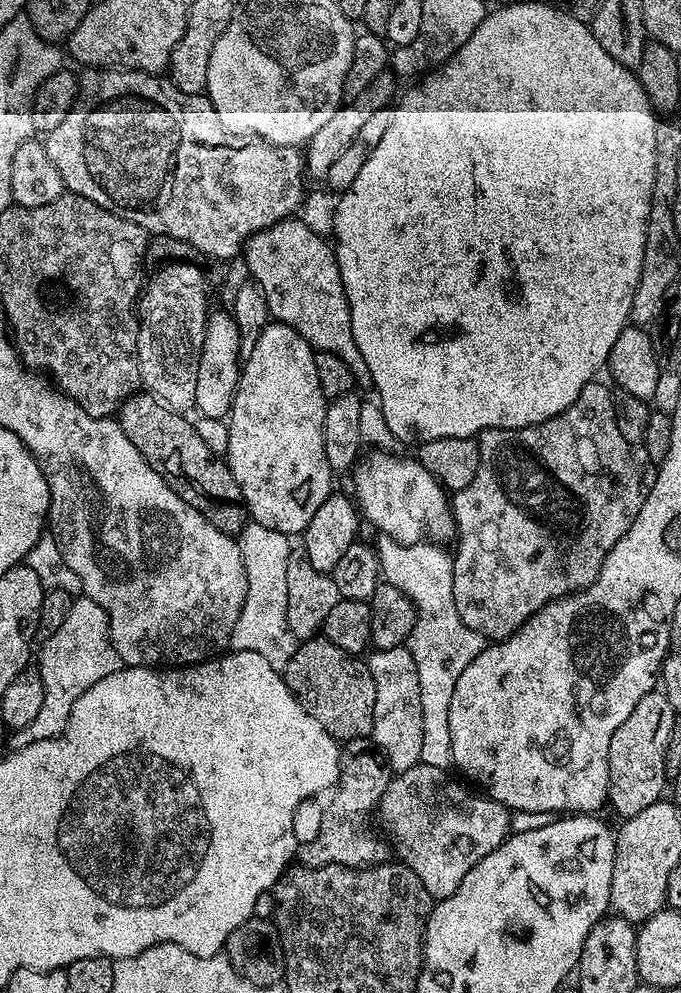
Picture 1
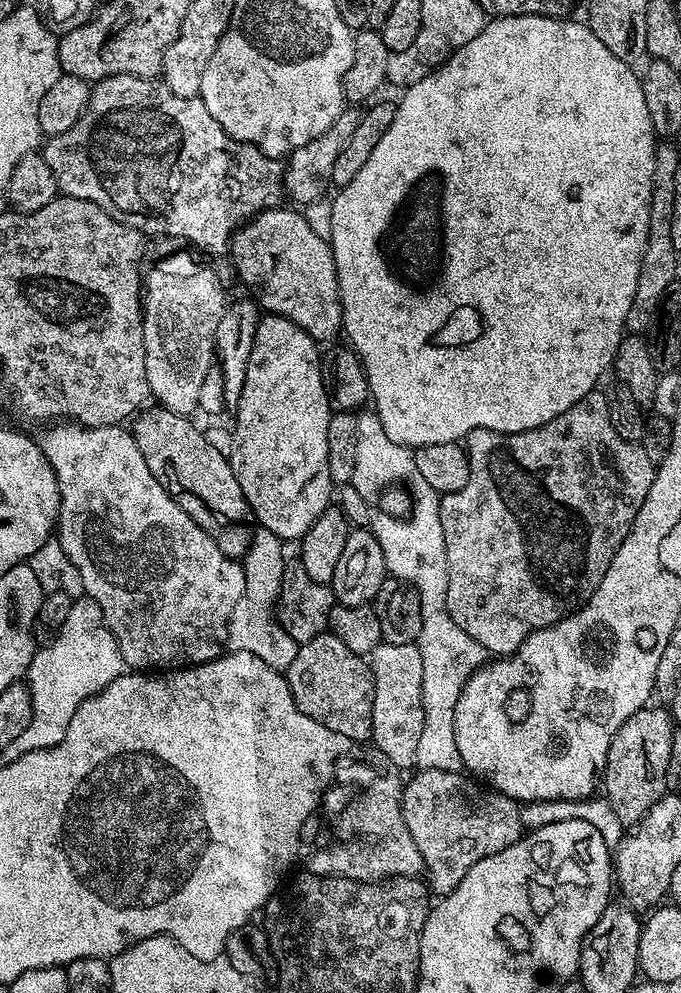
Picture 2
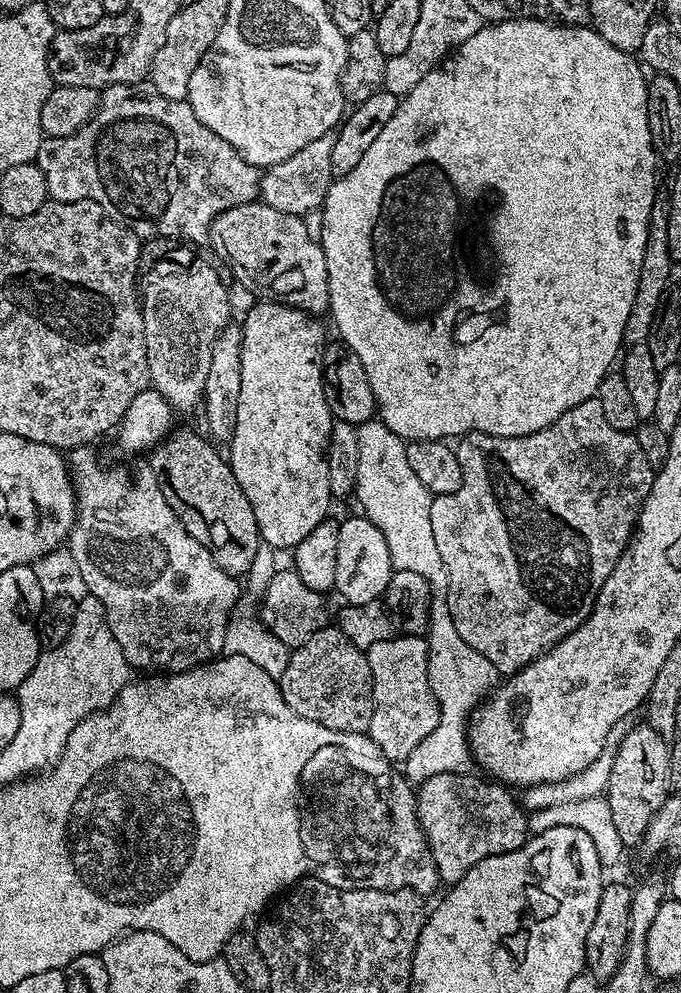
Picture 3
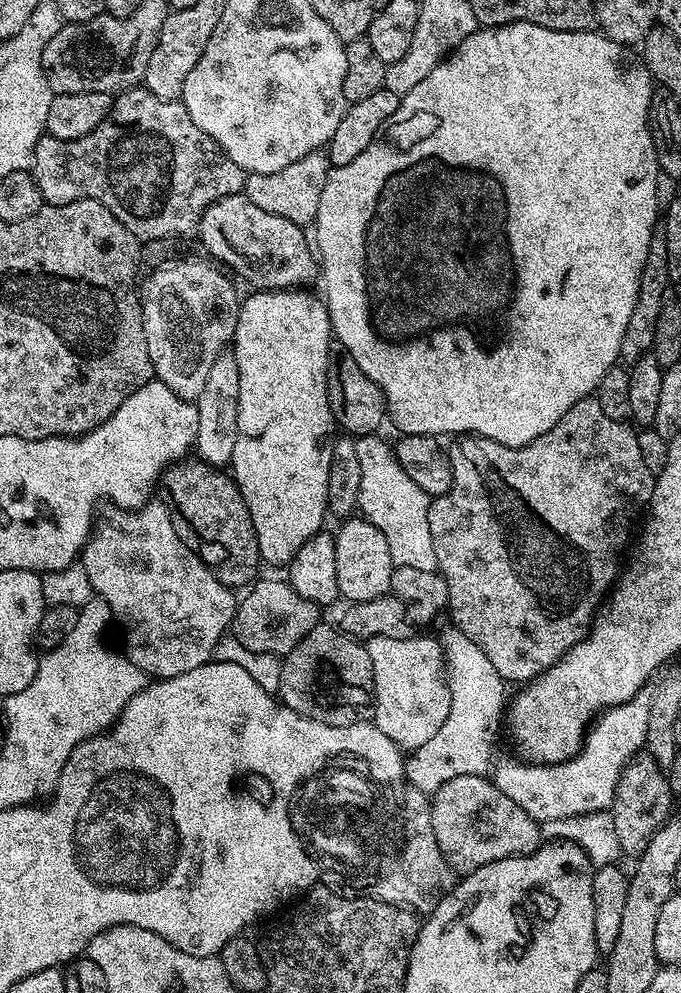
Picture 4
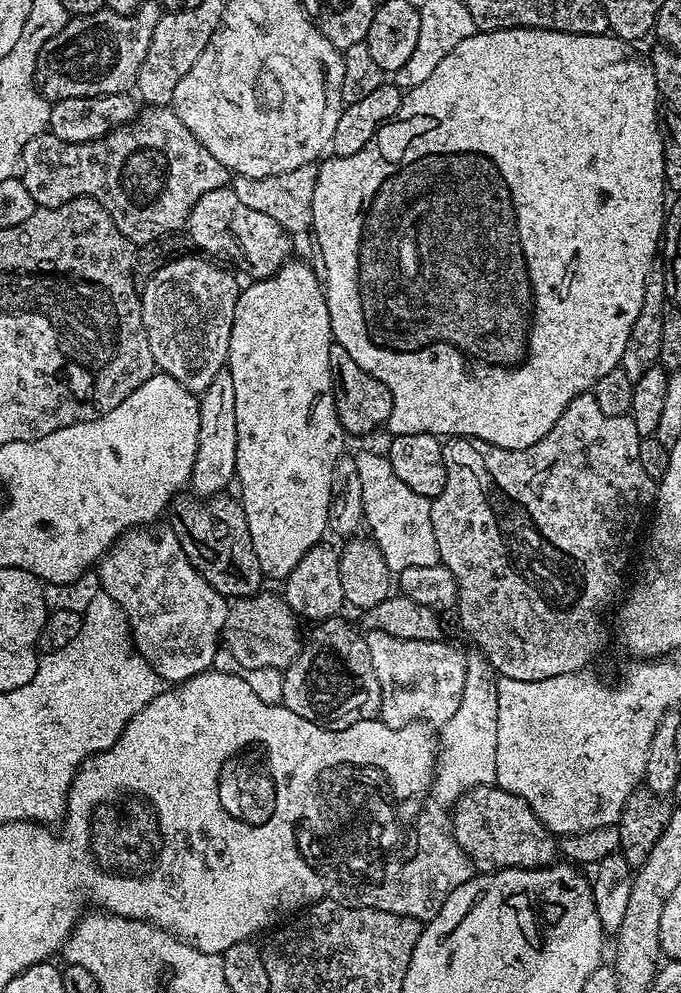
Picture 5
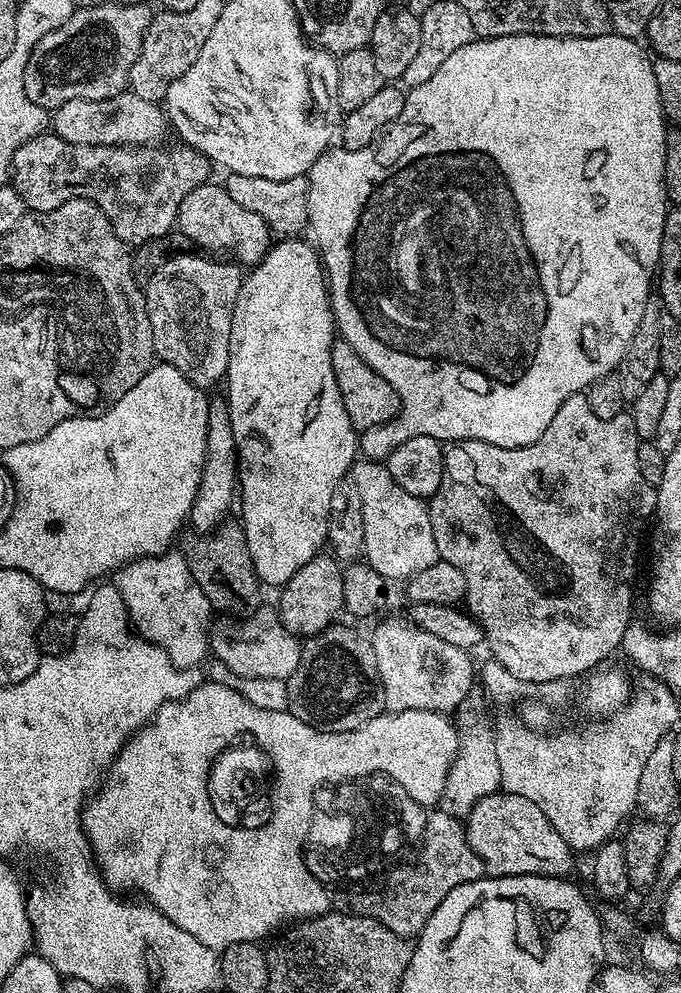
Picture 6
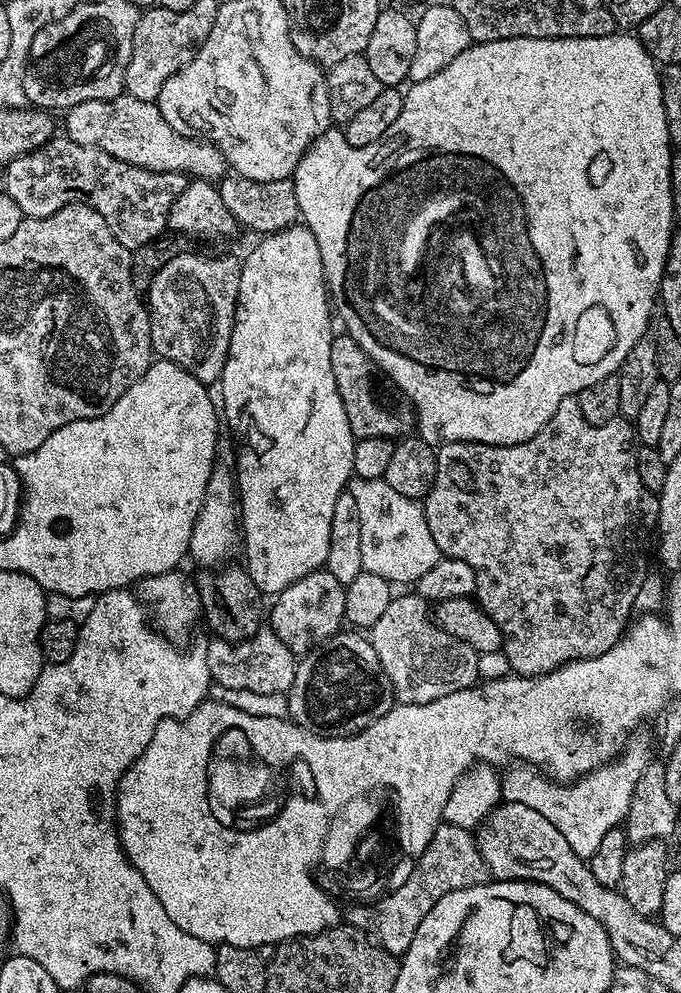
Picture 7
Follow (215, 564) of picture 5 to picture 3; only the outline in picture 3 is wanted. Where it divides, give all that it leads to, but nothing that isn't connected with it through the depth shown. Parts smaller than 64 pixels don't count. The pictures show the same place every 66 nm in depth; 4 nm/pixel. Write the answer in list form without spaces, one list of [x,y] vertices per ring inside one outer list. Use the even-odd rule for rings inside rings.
[[[173,431],[151,449],[152,472],[160,493],[170,502],[170,510],[178,514],[182,526],[190,538],[198,538],[206,550],[230,575],[243,577],[254,562],[254,554],[262,546],[258,522],[254,522],[254,510],[234,478],[231,463],[216,453],[217,445],[211,439],[199,436],[196,432]]]

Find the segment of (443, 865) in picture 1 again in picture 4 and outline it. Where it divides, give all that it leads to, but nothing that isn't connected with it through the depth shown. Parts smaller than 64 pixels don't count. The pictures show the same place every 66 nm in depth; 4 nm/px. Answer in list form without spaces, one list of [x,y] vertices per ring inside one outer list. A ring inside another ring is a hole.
[[[487,775],[452,778],[434,793],[431,805],[432,825],[436,828],[438,844],[457,873],[467,874],[502,858],[525,856],[536,851],[542,843],[538,821],[530,818],[530,814],[526,814],[526,810],[522,810],[518,802],[506,798],[506,794],[502,794],[502,790],[498,790],[498,786]]]

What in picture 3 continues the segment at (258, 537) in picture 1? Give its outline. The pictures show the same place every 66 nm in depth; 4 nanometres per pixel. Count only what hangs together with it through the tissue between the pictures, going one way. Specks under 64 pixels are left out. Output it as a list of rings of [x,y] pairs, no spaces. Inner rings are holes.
[[[261,546],[258,554],[254,554],[254,562],[250,562],[250,570],[242,580],[242,595],[236,601],[236,609],[232,611],[226,626],[224,652],[230,656],[250,658],[254,666],[260,666],[262,670],[266,670],[266,674],[279,678],[288,665],[290,648],[278,638],[274,638],[274,634],[264,627],[258,615],[258,605],[264,599],[266,586],[270,586],[270,578],[274,578],[278,571],[276,556],[277,553],[267,546]]]

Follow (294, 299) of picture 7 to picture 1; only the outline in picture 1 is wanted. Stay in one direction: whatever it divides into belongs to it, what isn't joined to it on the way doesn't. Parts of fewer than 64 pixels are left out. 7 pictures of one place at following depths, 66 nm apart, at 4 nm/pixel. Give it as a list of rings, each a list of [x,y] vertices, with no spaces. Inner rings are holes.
[[[270,322],[258,334],[254,350],[246,354],[240,370],[236,393],[233,396],[232,411],[226,417],[228,426],[228,451],[226,463],[242,490],[244,507],[249,517],[270,530],[289,534],[303,533],[314,518],[318,506],[333,495],[332,467],[326,462],[326,450],[322,446],[322,422],[326,401],[322,386],[318,386],[318,369],[314,366],[316,352],[312,345],[290,326]]]

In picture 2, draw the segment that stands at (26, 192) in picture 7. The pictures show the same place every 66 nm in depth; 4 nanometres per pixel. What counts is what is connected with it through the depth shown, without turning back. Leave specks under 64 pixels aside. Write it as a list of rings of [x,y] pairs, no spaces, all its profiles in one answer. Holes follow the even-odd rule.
[[[111,76],[105,80],[95,81],[88,93],[88,105],[82,118],[78,122],[74,122],[74,126],[70,126],[70,130],[66,130],[66,134],[47,137],[42,148],[42,155],[46,166],[50,166],[50,174],[54,174],[57,189],[63,195],[94,202],[102,210],[106,210],[106,214],[110,214],[110,218],[131,228],[137,228],[148,236],[161,236],[162,234],[179,236],[181,241],[188,243],[189,240],[194,247],[201,248],[204,252],[227,253],[232,242],[233,232],[240,225],[251,220],[253,216],[263,212],[264,209],[277,207],[285,195],[284,164],[277,157],[267,156],[253,144],[243,144],[241,140],[227,136],[222,130],[222,126],[218,126],[216,119],[206,110],[206,106],[199,98],[178,98],[178,94],[171,92],[159,79],[147,76]]]

